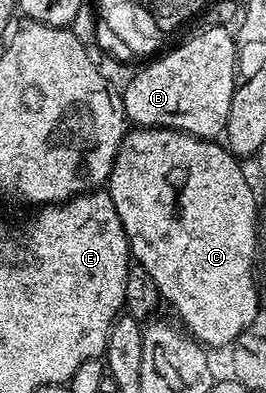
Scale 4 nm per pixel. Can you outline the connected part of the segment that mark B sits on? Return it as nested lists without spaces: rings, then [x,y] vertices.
[[[210,26],[160,57],[147,61],[150,63],[142,66],[126,90],[121,91],[127,119],[138,128],[163,126],[197,138],[217,139],[225,131],[236,85],[235,35],[222,26]]]

